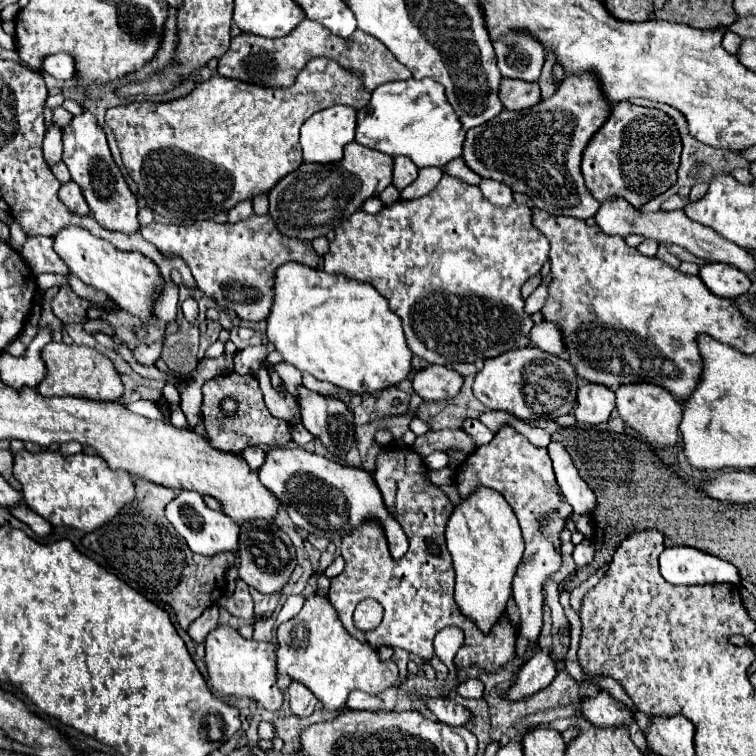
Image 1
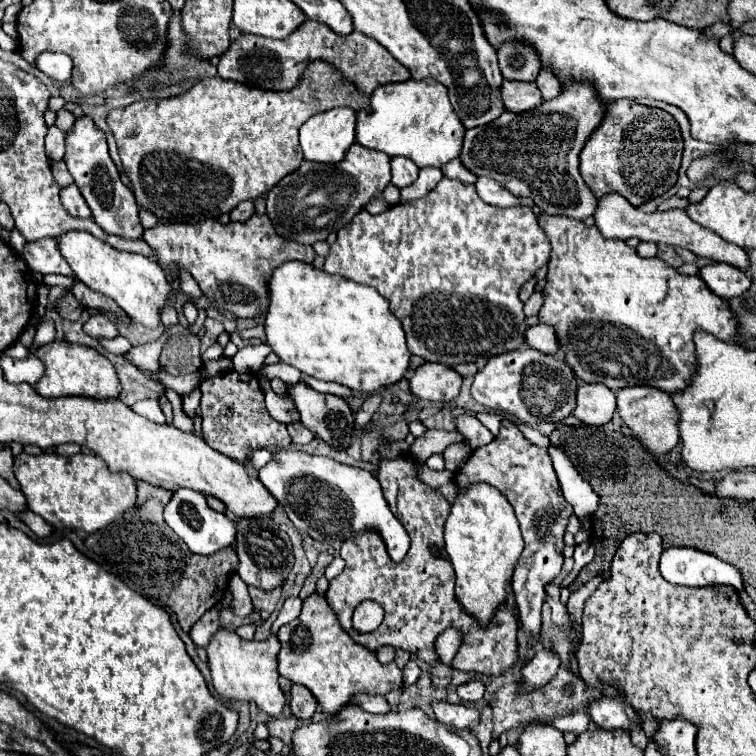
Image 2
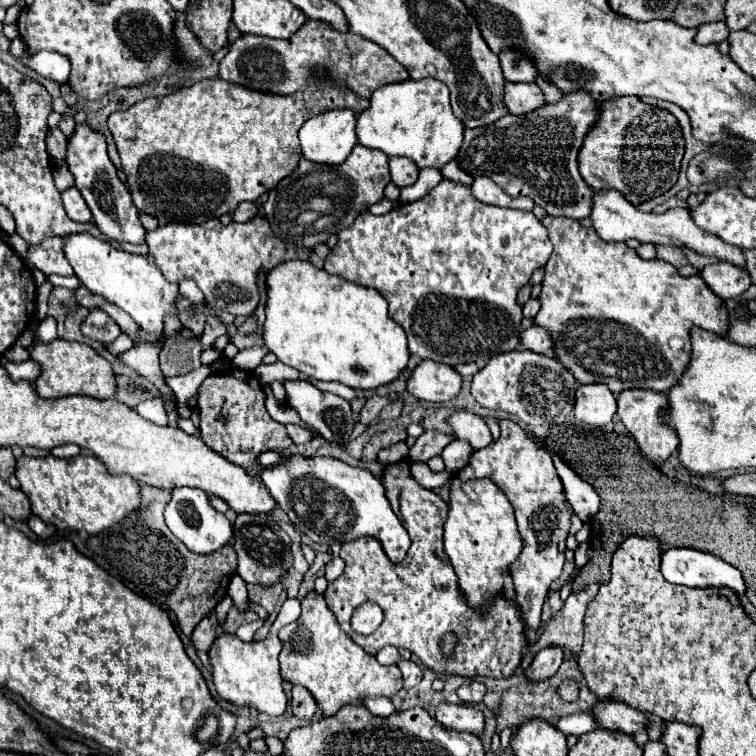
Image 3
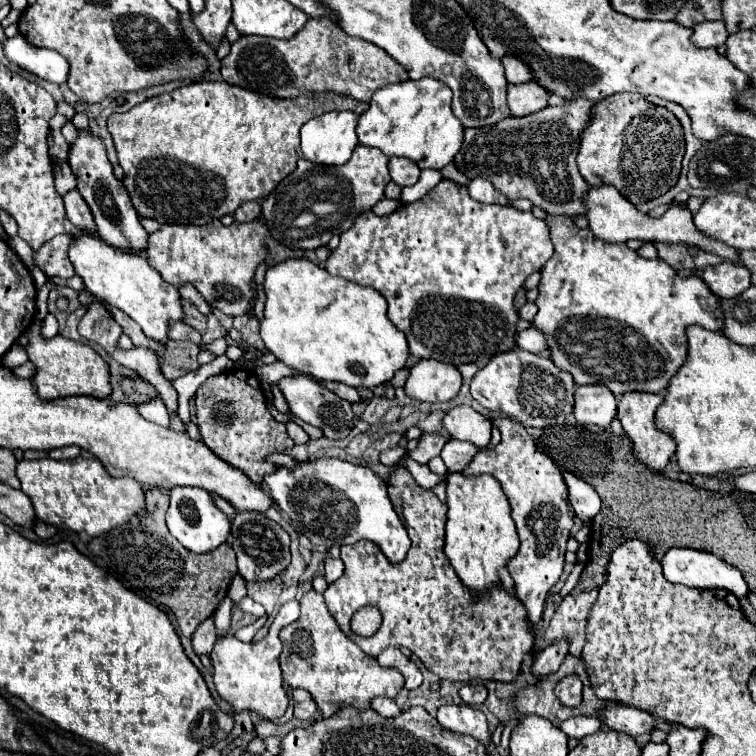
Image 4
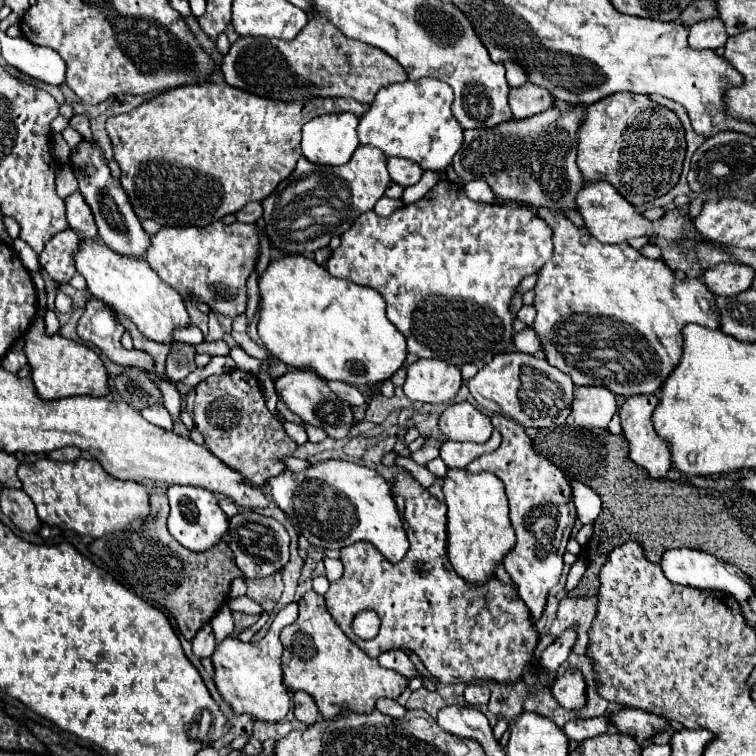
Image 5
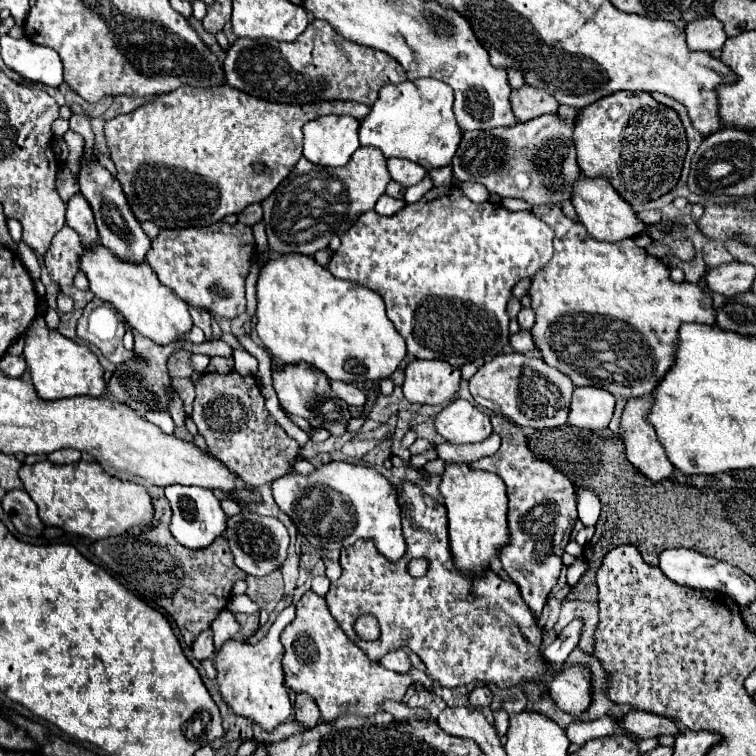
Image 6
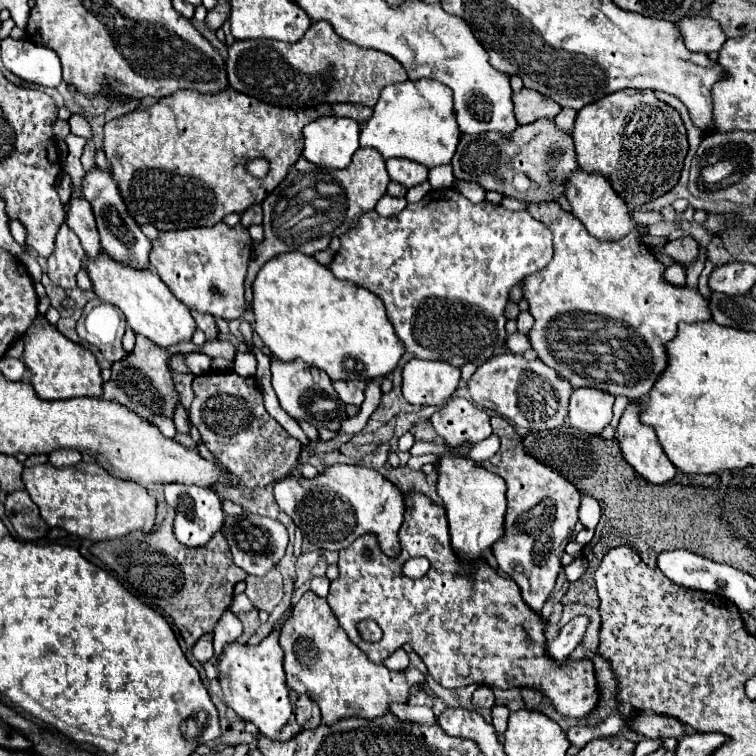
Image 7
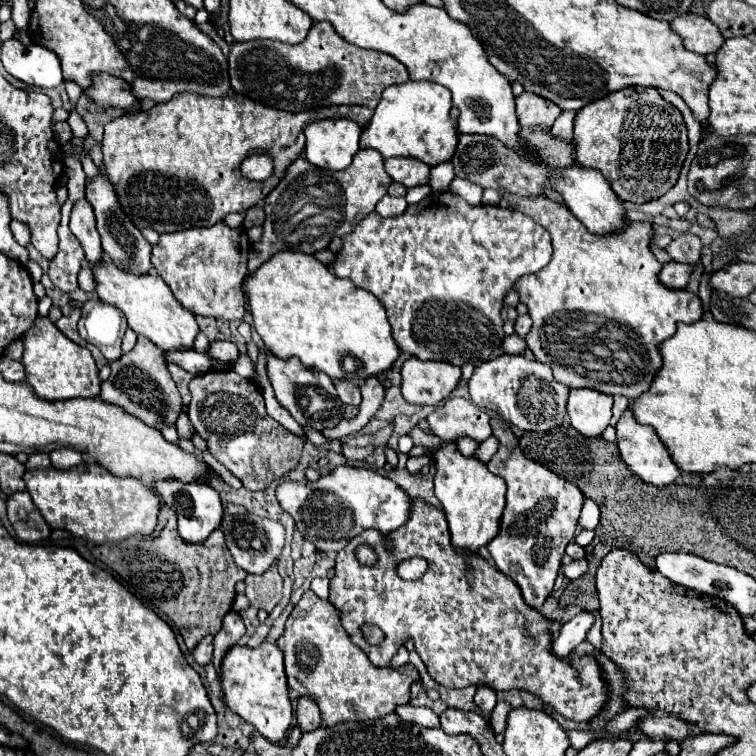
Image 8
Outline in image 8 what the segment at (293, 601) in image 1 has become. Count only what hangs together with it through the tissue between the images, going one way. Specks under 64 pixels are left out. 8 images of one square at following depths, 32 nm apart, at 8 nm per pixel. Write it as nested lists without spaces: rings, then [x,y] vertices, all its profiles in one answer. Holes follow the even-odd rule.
[[[264,640],[256,648],[232,646],[220,666],[220,684],[224,692],[224,702],[236,712],[244,722],[252,724],[264,738],[276,744],[284,744],[286,730],[292,722],[292,706],[288,698],[282,650],[276,642]]]

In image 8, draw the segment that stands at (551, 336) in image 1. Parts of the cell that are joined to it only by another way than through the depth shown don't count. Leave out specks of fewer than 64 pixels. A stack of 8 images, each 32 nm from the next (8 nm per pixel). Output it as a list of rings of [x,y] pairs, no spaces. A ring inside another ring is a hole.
[[[512,334],[512,336],[506,336],[506,338],[504,338],[502,348],[504,348],[504,352],[508,352],[508,354],[522,354],[528,346],[526,346],[526,340],[524,340],[522,336]]]

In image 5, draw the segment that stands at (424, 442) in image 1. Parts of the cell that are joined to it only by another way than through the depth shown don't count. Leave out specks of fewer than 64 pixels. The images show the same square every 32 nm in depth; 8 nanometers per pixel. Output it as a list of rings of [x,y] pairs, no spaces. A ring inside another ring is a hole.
[[[430,438],[430,442],[426,442],[420,450],[412,452],[410,456],[412,456],[412,460],[414,460],[414,462],[418,462],[418,464],[428,464],[432,458],[436,458],[436,456],[438,456],[440,446],[442,446],[442,442],[440,442],[440,440]]]

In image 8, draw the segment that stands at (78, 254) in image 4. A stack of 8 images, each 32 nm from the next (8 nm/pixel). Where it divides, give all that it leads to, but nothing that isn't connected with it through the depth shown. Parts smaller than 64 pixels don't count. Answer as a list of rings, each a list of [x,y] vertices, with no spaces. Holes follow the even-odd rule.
[[[100,260],[98,264],[92,266],[92,276],[100,300],[120,308],[128,320],[128,326],[136,334],[146,336],[158,348],[164,348],[168,352],[180,346],[194,344],[194,338],[198,334],[198,324],[194,320],[194,314],[174,298],[168,284],[158,274],[134,274],[118,268],[114,262]]]

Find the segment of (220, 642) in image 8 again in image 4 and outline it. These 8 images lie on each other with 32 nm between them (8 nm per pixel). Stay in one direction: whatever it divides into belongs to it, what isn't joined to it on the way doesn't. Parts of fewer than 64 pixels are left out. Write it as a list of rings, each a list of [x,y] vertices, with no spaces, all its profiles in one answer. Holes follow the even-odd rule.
[[[224,598],[224,604],[220,604],[216,608],[216,632],[218,632],[218,638],[220,636],[226,636],[228,632],[228,626],[230,626],[230,608],[234,606],[234,602],[230,598]]]

